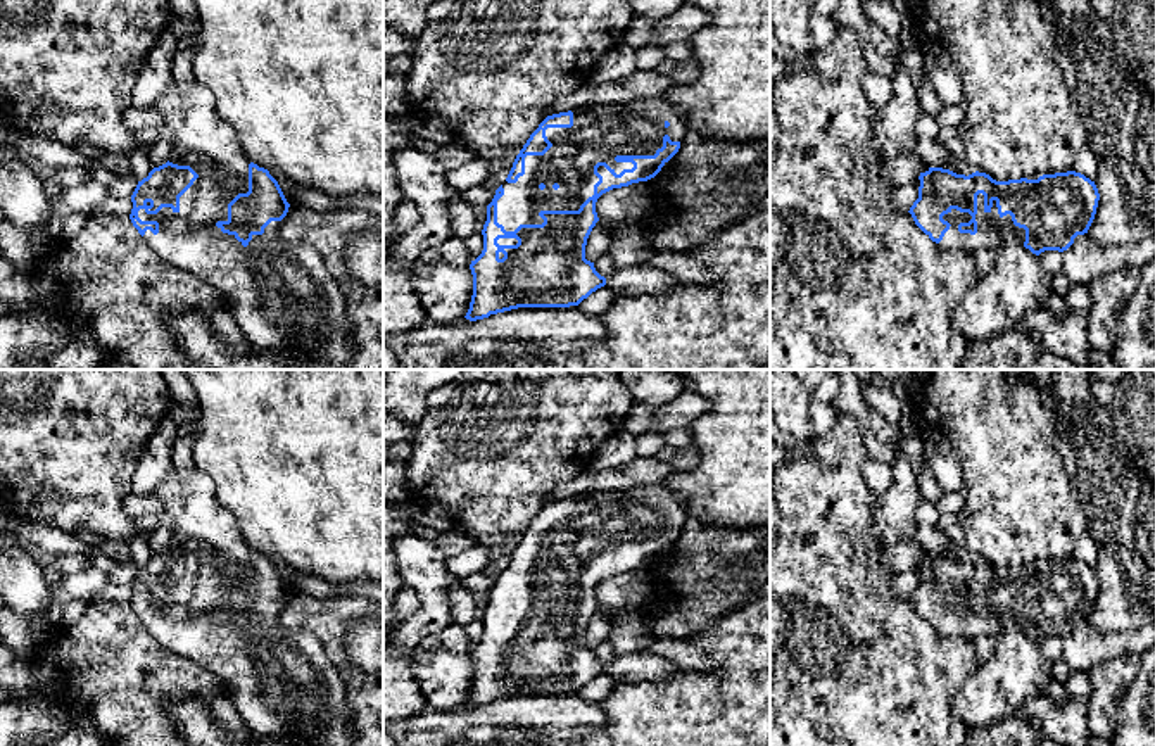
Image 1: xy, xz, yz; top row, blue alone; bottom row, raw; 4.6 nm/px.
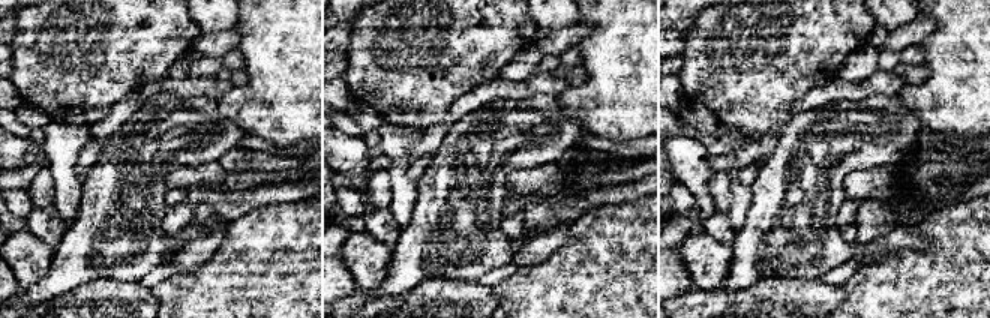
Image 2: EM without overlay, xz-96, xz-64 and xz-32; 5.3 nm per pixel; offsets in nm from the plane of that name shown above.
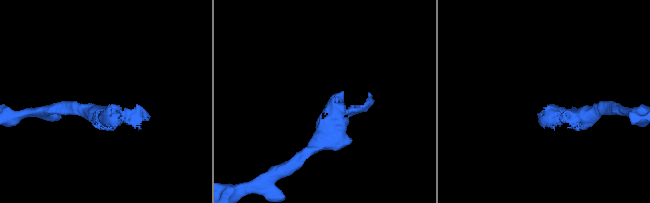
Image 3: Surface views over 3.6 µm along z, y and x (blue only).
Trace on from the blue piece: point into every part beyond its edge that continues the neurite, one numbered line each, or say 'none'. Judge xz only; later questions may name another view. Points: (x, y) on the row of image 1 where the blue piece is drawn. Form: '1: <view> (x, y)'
1: xz (599, 133)

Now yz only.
1: yz (993, 232)

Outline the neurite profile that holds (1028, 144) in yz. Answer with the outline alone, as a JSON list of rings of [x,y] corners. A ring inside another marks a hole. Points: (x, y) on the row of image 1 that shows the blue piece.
[[[925,0],[917,21],[924,47],[944,47],[960,74],[967,116],[963,131],[946,143],[953,155],[996,181],[1074,169],[1077,152],[1088,145],[1088,130],[1063,83],[1055,26],[1043,17],[1038,0]]]

